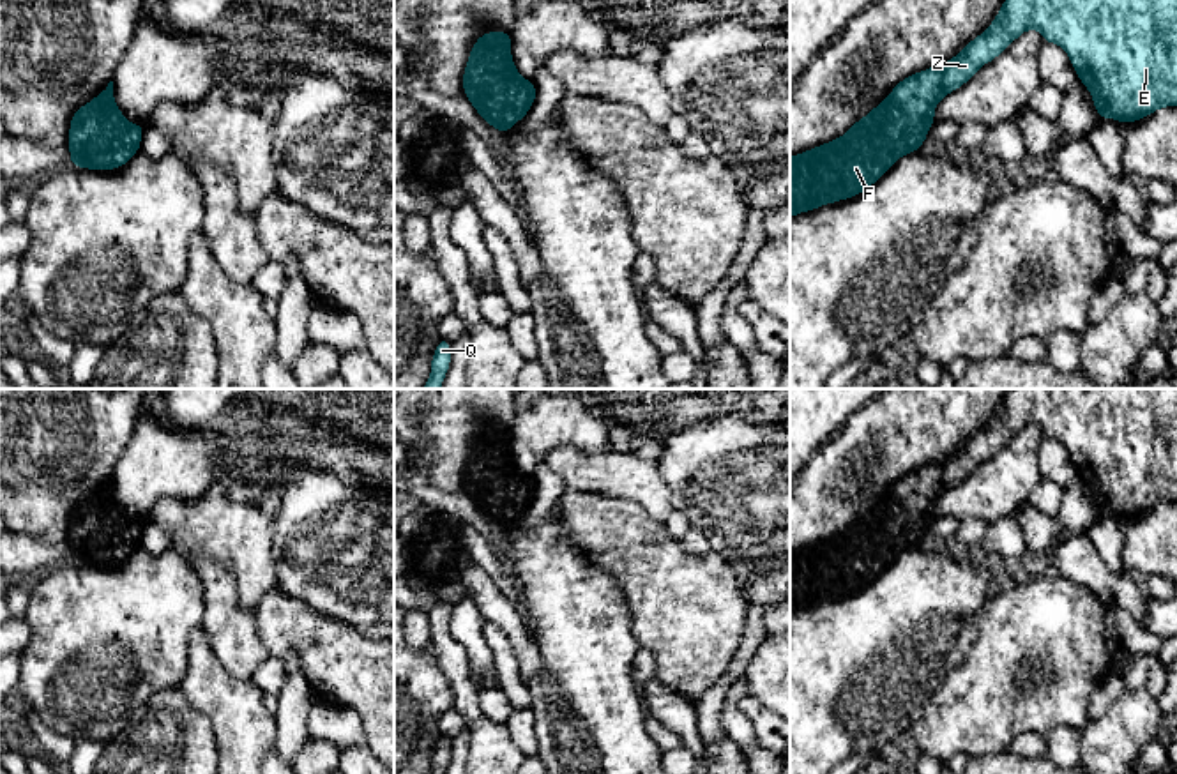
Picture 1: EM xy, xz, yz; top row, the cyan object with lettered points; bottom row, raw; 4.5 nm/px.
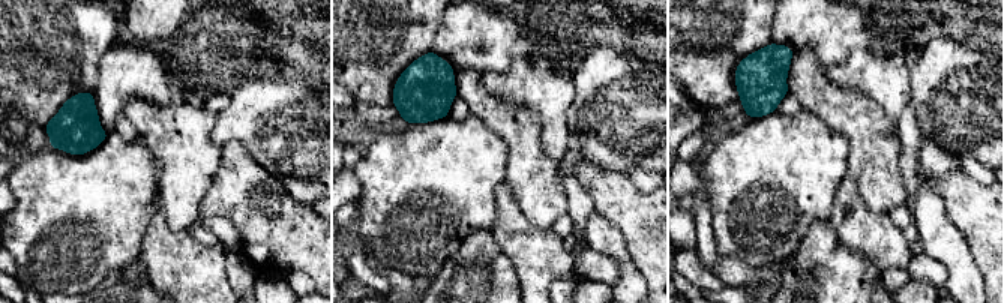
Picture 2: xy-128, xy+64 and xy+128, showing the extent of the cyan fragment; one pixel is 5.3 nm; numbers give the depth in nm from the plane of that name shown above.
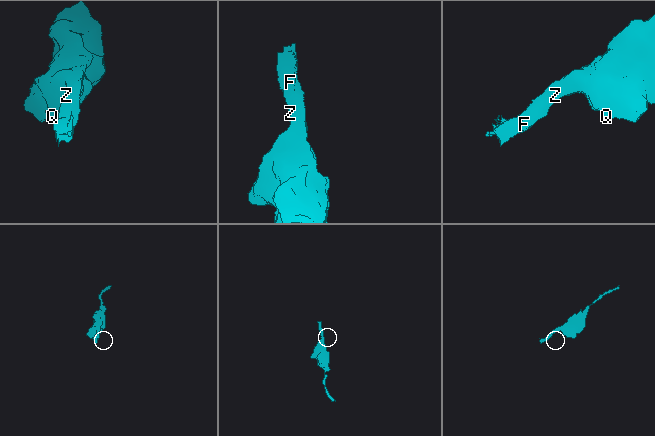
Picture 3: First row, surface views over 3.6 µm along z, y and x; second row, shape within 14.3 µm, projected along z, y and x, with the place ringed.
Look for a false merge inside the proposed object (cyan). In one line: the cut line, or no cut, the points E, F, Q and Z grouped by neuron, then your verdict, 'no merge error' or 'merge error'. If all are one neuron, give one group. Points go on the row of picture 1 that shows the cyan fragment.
no cut | E F Q Z | no merge error

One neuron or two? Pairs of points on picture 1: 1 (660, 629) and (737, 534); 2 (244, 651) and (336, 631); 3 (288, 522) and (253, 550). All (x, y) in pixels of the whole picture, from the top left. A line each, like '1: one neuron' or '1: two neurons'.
1: two neurons
2: two neurons
3: two neurons

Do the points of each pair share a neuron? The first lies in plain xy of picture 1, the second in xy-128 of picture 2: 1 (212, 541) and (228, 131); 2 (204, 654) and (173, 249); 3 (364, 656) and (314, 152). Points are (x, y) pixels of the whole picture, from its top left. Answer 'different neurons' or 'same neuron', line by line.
1: different neurons
2: same neuron
3: different neurons

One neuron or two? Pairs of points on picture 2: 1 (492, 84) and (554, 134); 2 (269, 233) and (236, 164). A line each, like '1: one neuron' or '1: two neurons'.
1: one neuron
2: one neuron

